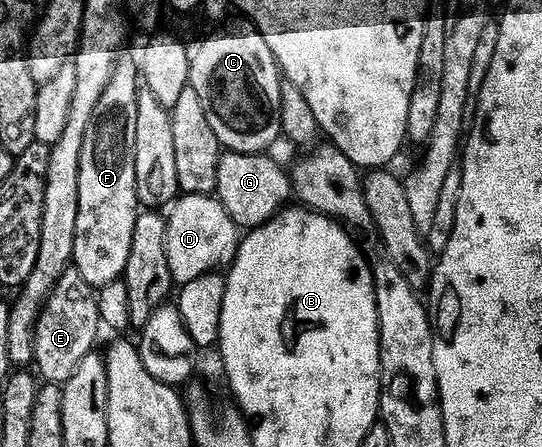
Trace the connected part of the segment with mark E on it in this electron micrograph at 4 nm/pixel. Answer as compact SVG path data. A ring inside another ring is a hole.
M67 269L58 277L43 303L44 308L36 319L36 332L32 335L32 355L36 358L37 367L35 370L41 380L63 384L74 373L82 357L86 357L93 350L92 342L96 339L96 326L100 327L102 323L97 307L97 296L94 294L94 288L75 269Z

